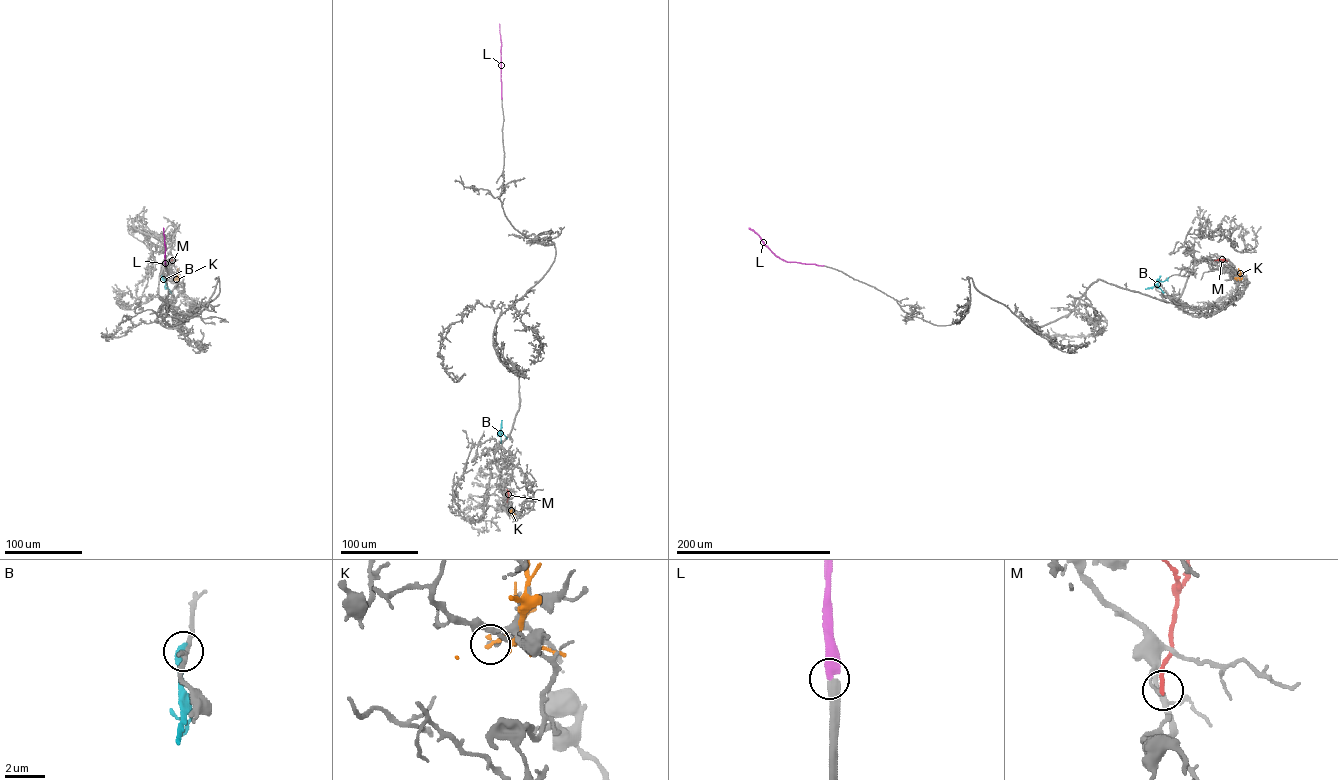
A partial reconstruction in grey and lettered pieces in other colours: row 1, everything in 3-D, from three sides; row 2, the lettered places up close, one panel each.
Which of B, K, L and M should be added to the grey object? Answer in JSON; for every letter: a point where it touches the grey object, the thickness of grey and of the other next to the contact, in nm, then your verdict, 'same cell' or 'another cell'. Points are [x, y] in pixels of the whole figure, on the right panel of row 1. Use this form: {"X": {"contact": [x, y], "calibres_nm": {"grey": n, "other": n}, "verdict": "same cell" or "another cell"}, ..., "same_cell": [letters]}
{"B": {"contact": [1168, 277], "calibres_nm": {"grey": 190, "other": 480}, "verdict": "another cell"}, "K": {"contact": [1241, 279], "calibres_nm": {"grey": 170, "other": 170}, "verdict": "another cell"}, "L": {"contact": [824, 266], "calibres_nm": {"grey": 500, "other": 550}, "verdict": "same cell"}, "M": {"contact": [1227, 261], "calibres_nm": {"grey": 90, "other": 240}, "verdict": "another cell"}, "same_cell": ["L"]}

